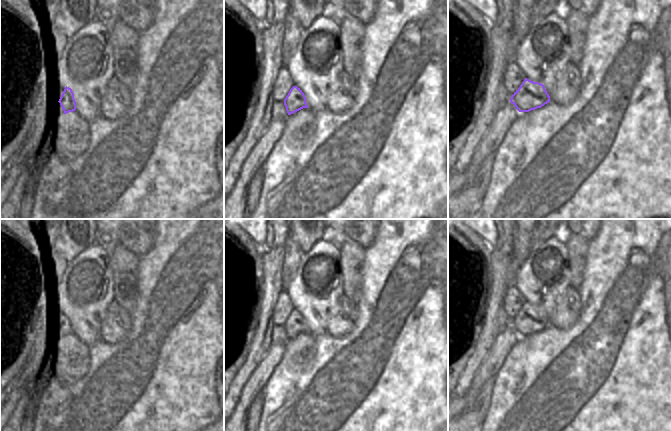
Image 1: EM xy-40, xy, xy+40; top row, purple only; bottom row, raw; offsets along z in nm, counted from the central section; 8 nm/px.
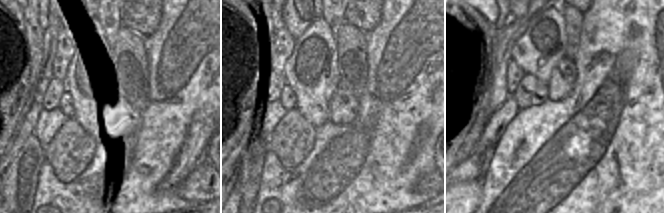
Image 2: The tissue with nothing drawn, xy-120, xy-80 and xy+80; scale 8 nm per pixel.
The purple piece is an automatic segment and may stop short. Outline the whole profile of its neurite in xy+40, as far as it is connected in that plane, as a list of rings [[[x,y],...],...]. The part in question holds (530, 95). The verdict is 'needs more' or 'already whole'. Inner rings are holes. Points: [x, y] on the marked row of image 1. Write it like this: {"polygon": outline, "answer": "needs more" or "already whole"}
{"polygon": [[[524,79],[511,96],[510,102],[519,112],[529,112],[550,102],[550,96],[543,84]]], "answer": "already whole"}

